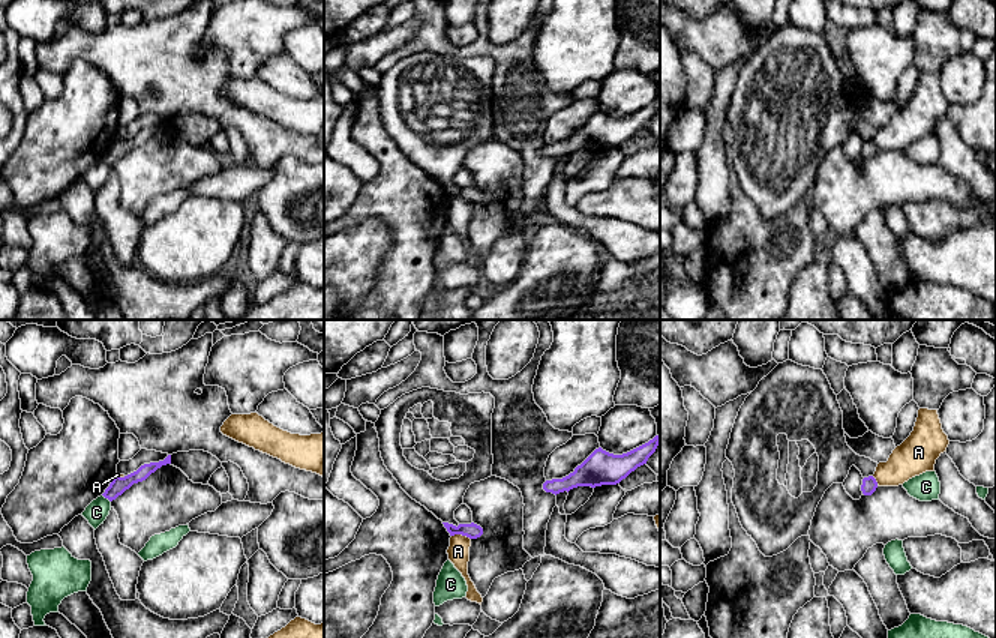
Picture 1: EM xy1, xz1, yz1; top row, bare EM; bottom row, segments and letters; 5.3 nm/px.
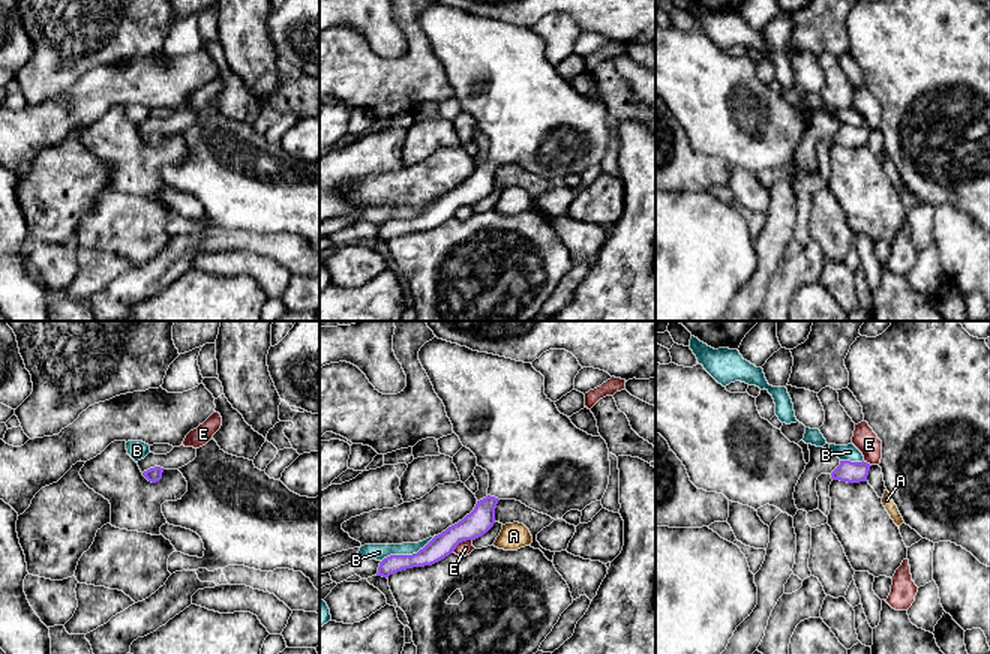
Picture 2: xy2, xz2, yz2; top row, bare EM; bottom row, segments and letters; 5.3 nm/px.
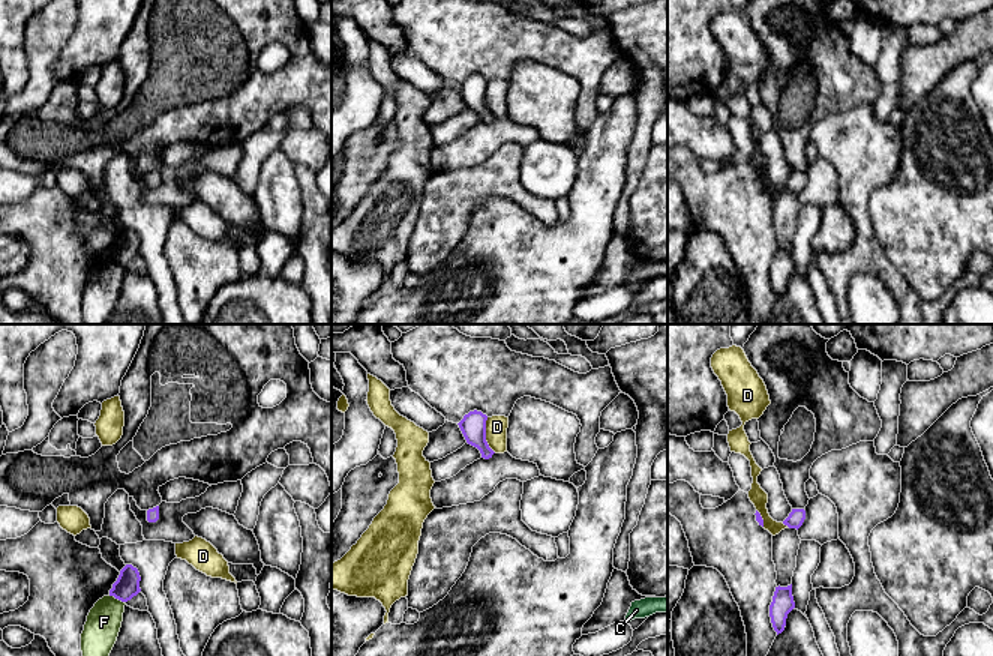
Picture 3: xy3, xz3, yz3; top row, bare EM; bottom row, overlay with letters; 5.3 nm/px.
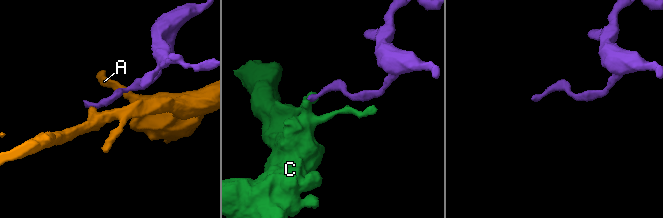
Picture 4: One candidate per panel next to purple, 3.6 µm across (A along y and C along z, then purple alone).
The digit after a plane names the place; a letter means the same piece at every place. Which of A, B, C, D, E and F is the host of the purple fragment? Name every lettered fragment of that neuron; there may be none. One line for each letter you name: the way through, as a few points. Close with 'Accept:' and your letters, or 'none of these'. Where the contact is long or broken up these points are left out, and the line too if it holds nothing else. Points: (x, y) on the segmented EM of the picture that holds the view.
Accept: none of these

